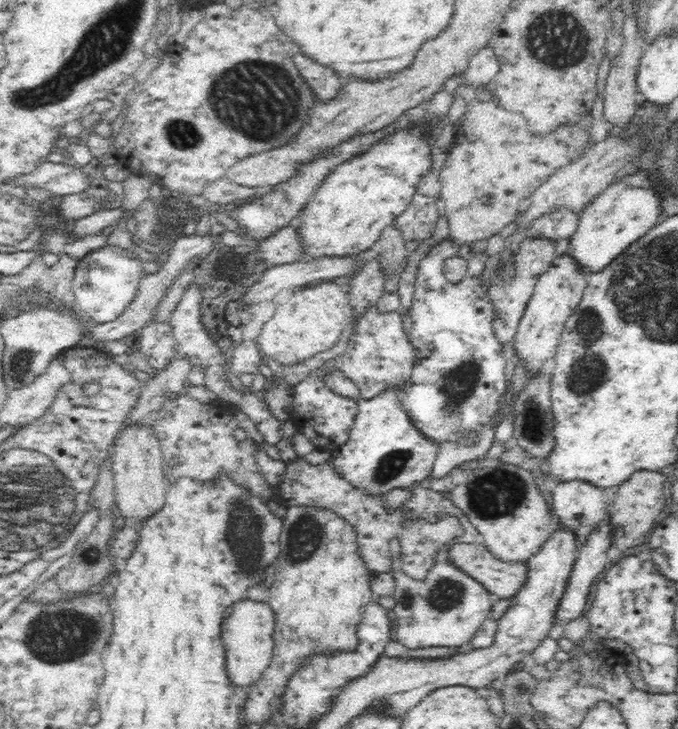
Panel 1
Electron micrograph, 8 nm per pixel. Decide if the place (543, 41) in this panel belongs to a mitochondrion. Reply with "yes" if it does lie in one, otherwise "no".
yes

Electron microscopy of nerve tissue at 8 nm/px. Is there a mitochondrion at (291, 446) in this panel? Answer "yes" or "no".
no

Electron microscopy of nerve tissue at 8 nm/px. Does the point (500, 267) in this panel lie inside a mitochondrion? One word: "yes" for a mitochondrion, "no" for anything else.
no

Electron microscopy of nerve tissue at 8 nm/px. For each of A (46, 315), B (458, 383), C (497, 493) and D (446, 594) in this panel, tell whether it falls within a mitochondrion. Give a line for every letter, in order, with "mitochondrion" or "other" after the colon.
A: other
B: mitochondrion
C: mitochondrion
D: mitochondrion

